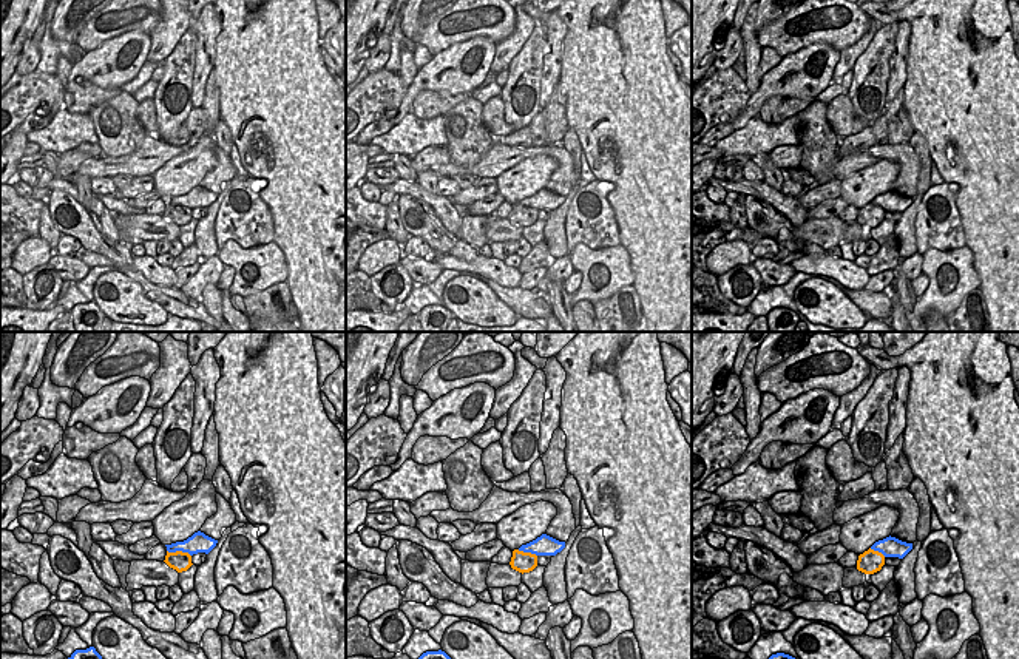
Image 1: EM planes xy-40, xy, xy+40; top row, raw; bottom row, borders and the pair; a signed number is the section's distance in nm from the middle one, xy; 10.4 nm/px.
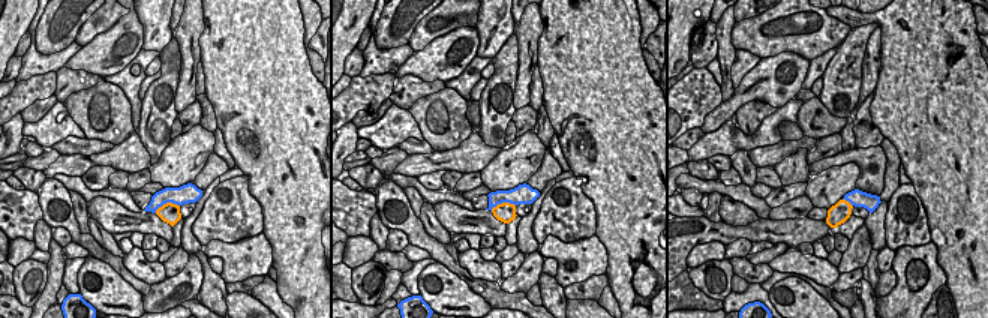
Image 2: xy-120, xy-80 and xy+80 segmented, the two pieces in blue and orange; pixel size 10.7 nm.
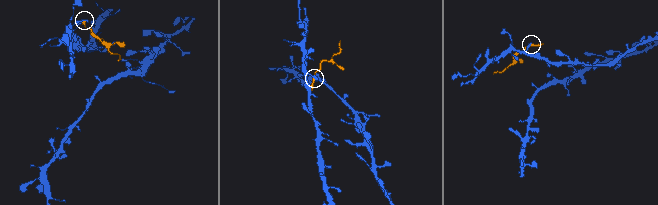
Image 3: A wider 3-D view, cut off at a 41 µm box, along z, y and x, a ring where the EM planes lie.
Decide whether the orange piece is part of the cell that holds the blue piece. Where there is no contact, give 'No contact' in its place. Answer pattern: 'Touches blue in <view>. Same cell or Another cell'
Touches blue in xy-40. Another cell.

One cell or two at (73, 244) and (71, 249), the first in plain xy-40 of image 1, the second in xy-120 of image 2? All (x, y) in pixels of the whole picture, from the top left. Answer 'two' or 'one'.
two

